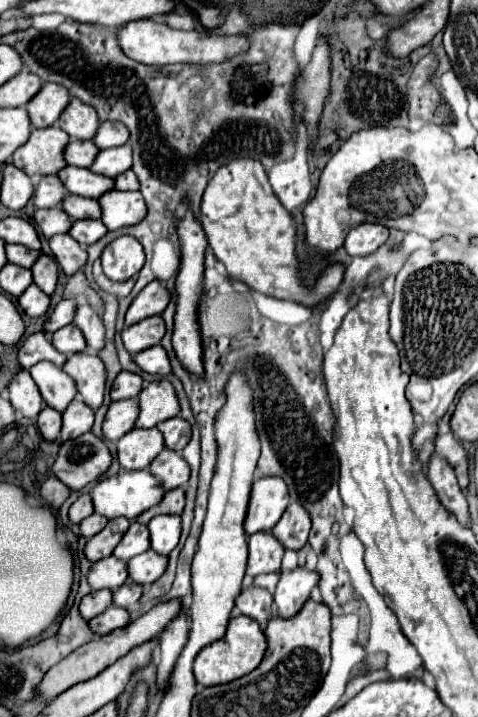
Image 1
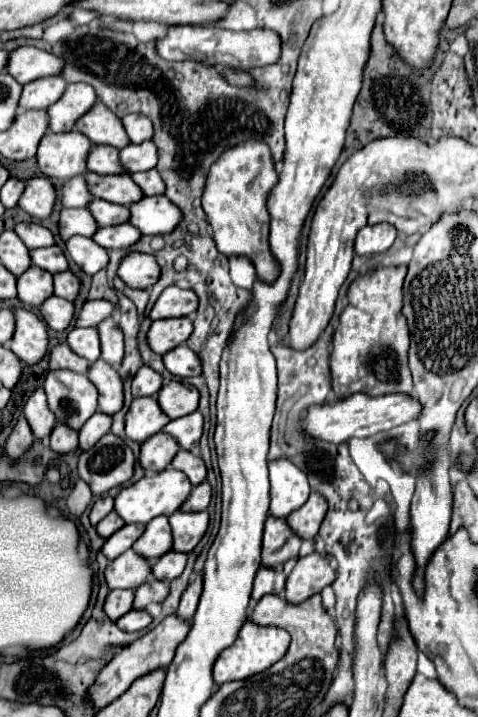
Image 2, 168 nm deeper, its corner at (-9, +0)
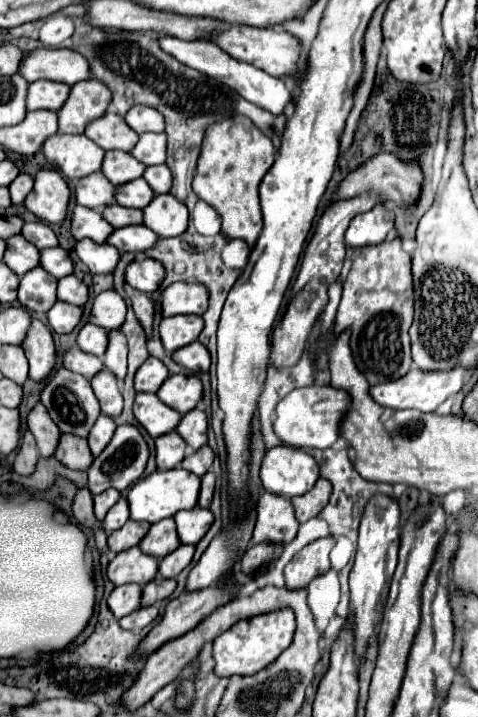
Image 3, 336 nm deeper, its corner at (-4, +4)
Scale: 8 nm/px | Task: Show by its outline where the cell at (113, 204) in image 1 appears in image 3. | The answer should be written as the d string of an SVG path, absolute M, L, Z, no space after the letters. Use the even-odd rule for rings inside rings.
M159 194L143 208L143 224L161 238L179 236L185 232L187 216L187 206L171 194Z

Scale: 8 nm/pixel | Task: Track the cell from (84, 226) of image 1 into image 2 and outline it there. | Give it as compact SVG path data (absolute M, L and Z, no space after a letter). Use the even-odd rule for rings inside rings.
M120 224L120 226L98 228L98 232L92 238L102 248L112 250L112 248L130 248L132 244L136 244L142 238L142 234L132 224Z

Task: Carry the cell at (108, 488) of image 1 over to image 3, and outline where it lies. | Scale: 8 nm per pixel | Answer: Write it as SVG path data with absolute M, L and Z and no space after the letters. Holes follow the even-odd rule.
M181 466L171 468L171 470L155 470L153 474L137 480L127 490L127 504L129 504L131 520L143 520L143 522L155 524L157 520L175 516L175 512L179 512L179 510L193 508L197 504L199 484L201 484L201 480L197 476L193 476L189 470L183 470Z

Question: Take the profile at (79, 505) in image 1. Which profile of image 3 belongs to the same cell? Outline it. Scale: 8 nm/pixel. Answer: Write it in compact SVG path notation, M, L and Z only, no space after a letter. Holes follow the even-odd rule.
M109 488L109 490L105 490L105 492L97 494L97 496L93 496L93 502L95 502L95 518L101 522L101 520L105 518L105 514L107 514L107 510L109 510L117 500L119 500L119 492L113 490L113 488Z

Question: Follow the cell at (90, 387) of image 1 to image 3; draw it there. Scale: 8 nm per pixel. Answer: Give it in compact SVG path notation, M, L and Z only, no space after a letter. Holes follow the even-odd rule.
M101 370L97 372L97 376L91 378L91 386L101 404L101 412L111 418L117 418L123 410L123 396L117 378L109 370Z

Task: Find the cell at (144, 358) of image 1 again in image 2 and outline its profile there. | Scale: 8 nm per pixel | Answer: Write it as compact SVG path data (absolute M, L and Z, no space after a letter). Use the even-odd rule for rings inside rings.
M186 344L170 350L164 354L164 364L170 370L170 374L188 378L188 376L200 376L202 374L202 362L196 352L192 352Z

